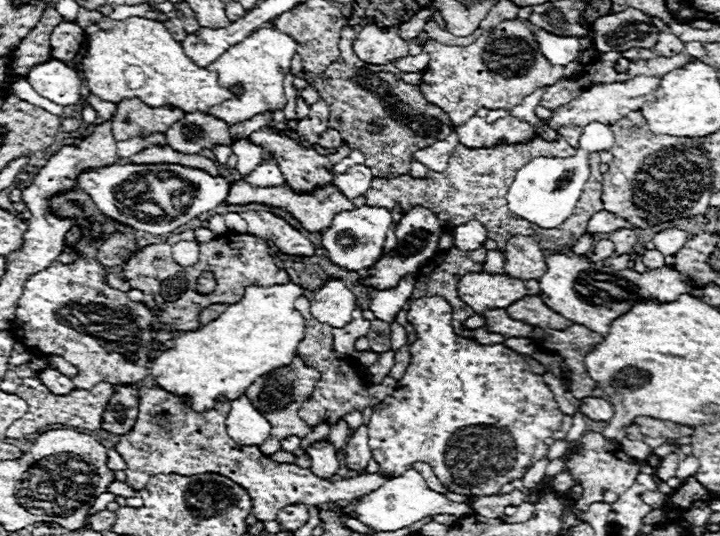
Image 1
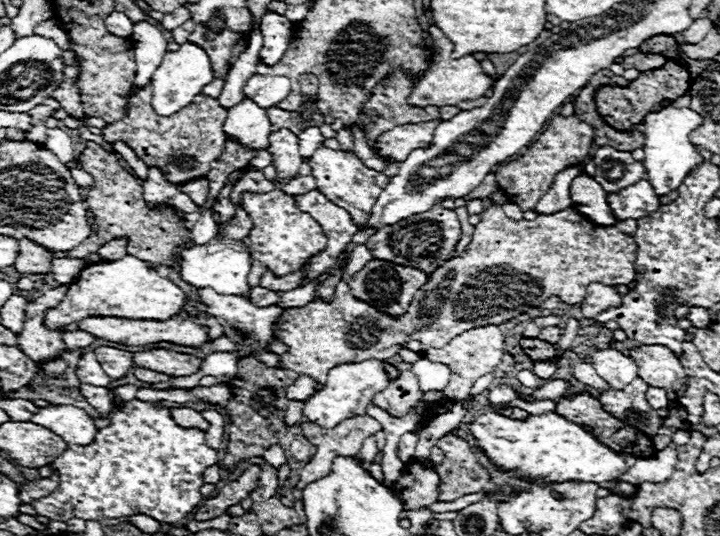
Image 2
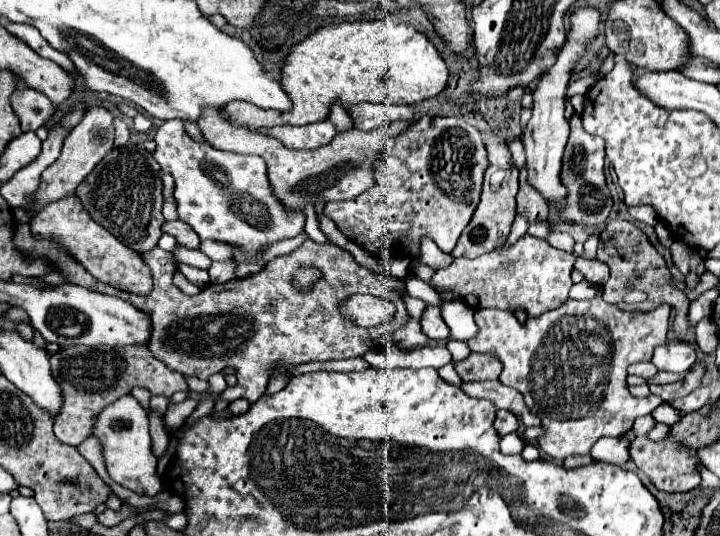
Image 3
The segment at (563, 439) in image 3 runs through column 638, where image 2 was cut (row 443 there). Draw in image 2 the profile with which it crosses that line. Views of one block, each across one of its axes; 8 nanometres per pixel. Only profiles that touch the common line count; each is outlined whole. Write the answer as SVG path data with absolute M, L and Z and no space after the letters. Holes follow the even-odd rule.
M354 416L354 418L348 418L348 420L342 420L336 428L332 430L326 430L326 428L320 428L318 424L314 422L304 422L302 424L302 434L316 446L316 454L312 456L312 460L302 468L302 488L308 484L308 482L314 482L326 474L330 474L330 466L332 466L332 460L338 456L338 454L358 454L360 452L360 446L364 442L364 438L368 438L370 434L376 434L380 430L380 424L370 418L370 416ZM414 432L401 436L398 443L397 455L402 462L408 462L410 458L414 458L416 442L418 442L418 436Z

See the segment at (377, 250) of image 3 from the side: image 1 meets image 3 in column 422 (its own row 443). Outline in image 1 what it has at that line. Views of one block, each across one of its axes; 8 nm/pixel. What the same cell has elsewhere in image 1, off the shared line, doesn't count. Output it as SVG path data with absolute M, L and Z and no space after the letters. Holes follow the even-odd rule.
M158 384L144 386L138 390L138 418L130 432L118 438L114 446L126 462L126 480L136 492L142 490L150 476L154 474L222 474L238 482L250 494L254 506L252 514L258 520L276 520L276 512L290 502L302 502L308 506L322 506L326 502L354 500L362 494L368 494L382 486L390 476L378 474L360 474L348 480L330 482L318 478L310 470L304 470L296 464L278 464L260 452L258 446L240 446L226 434L224 414L230 410L230 400L218 396L216 406L208 412L194 412L182 402L180 396L166 392Z

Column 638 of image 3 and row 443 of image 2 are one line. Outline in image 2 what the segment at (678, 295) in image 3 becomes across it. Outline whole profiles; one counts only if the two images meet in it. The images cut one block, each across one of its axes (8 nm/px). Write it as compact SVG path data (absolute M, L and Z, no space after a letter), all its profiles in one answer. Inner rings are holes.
M244 358L238 364L238 374L236 374L234 382L230 382L230 386L234 390L234 396L244 396L244 404L234 404L240 418L230 420L230 424L228 424L230 444L228 444L228 454L224 458L224 466L234 468L234 464L238 460L252 458L252 456L262 456L270 446L278 444L286 452L286 458L288 458L288 464L290 464L292 472L300 472L302 466L312 458L316 448L310 442L304 440L304 436L300 432L300 426L288 426L284 422L284 416L286 416L284 412L286 412L286 406L288 406L286 388L298 378L298 374L290 372L290 370L282 370L282 368L278 370L278 368L264 368L264 366L266 364L262 364L258 358ZM292 440L300 440L304 444L304 448L310 450L306 460L296 460L290 454L290 442Z

